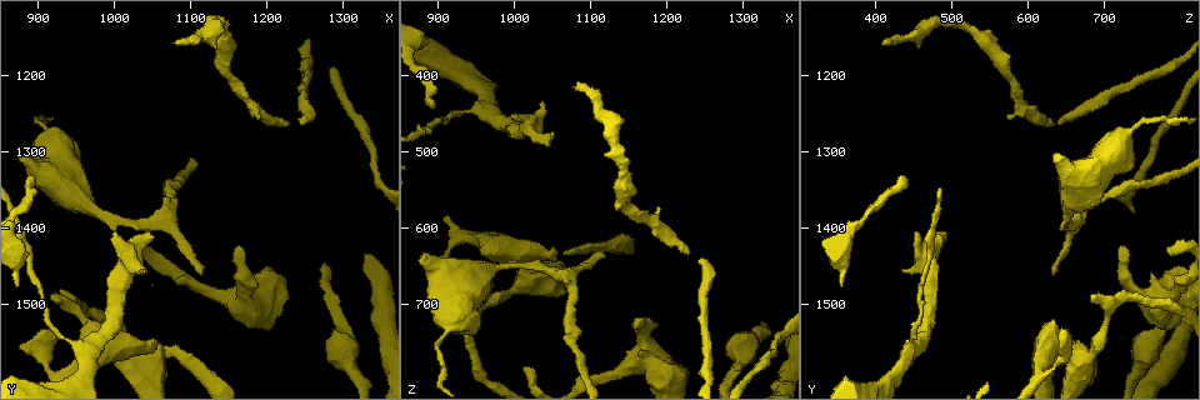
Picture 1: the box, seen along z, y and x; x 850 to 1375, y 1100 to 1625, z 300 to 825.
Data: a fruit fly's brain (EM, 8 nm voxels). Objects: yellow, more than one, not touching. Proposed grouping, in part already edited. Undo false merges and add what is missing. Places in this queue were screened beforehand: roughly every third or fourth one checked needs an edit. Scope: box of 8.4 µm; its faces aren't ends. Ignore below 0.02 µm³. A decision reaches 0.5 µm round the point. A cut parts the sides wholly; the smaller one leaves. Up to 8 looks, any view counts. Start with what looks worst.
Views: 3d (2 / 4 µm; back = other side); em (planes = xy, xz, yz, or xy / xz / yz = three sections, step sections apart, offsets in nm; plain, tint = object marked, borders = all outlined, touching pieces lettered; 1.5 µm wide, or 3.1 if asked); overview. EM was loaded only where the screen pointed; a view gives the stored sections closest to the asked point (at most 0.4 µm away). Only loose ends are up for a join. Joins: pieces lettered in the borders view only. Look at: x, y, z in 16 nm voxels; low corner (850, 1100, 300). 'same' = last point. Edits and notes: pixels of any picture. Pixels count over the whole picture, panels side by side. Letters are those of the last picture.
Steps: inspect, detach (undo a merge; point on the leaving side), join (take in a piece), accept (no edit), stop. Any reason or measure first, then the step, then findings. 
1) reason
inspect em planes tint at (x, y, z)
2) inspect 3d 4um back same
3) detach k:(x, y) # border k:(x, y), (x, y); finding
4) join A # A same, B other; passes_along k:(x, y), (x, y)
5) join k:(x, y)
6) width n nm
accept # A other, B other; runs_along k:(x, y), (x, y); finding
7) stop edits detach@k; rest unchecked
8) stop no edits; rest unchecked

end of a long branch
inspect 3d 2um at (1015, 1430, 780)

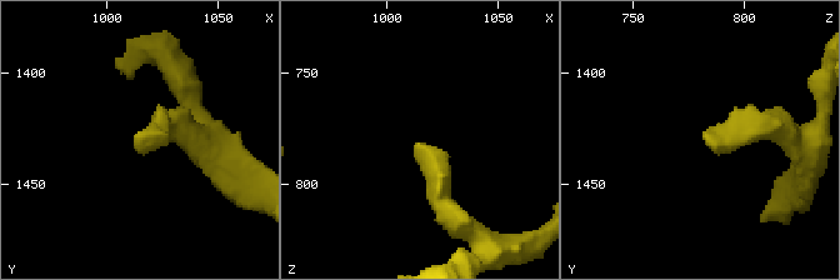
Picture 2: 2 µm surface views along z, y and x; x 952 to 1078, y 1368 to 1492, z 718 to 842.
inspect em yz step 4 tint at (1014, 1429, 782)

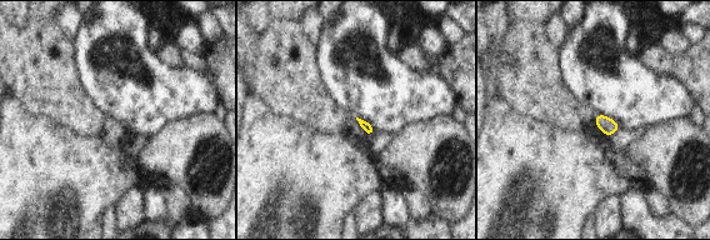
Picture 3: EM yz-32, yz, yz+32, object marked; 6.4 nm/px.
another direction
inspect em planes borders same

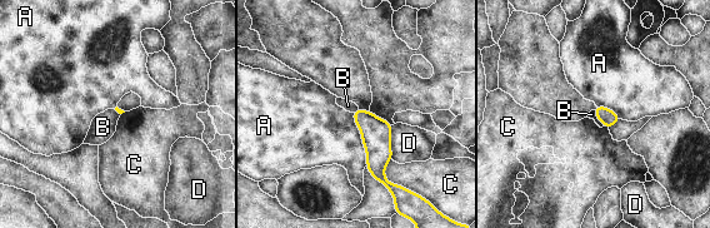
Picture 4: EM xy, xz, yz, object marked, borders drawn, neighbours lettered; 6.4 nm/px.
longest_contact A 360 nm
accept # A other, B other, C other, D other; border 4:(593, 110), (604, 125); no lettered piece goes on from it

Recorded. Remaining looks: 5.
branch stops here
inspect 3d 2um at (1055, 1405, 475)

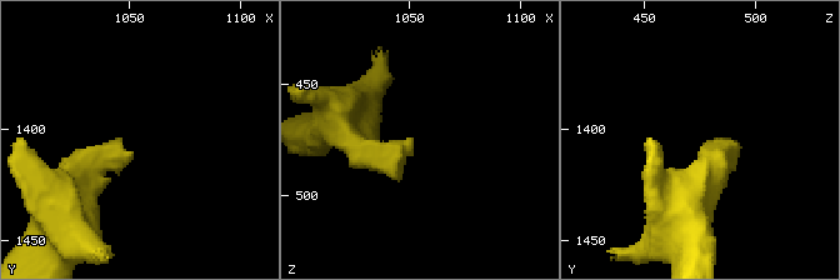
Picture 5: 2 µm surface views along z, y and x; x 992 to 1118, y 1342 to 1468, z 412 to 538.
now the EM
inspect em planes borders at (1053, 1409, 476)

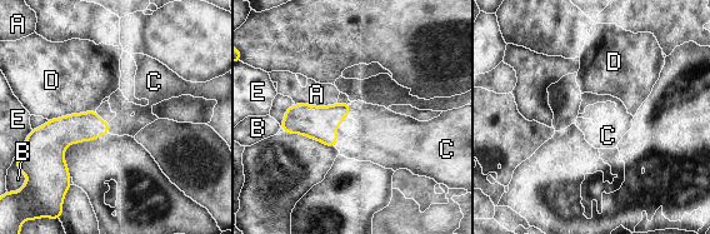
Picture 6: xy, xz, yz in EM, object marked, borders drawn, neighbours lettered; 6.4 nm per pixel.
join C # A other, B other, C same, D other, E other; passes_along 6:(319, 123), (349, 111), (379, 137); the neuron continues

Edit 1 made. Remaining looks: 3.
an open end
inspect 3d 4um at (1115, 1455, 630)

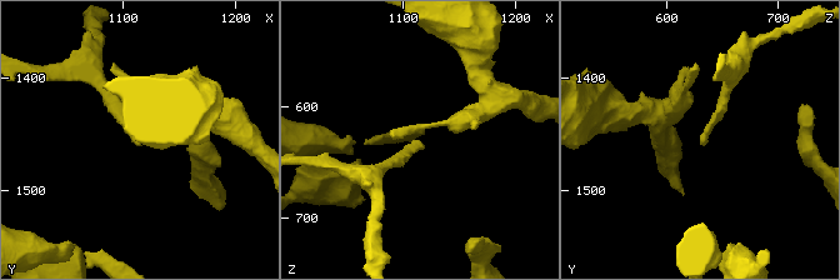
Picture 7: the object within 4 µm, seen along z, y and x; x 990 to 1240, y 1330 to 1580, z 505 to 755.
shape alone is not enough
inspect em xz step 4 borders at (1116, 1460, 634)

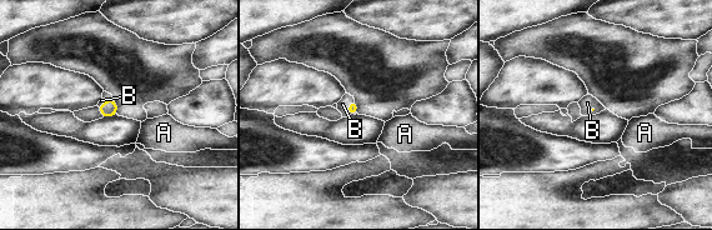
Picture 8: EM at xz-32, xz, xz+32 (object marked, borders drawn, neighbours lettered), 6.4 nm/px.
join B # A other, B same; passes_along 8:(352, 108), (347, 106), (342, 104); the neuron continues

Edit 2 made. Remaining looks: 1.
stop edits join@6, join@8; rest unchecked

